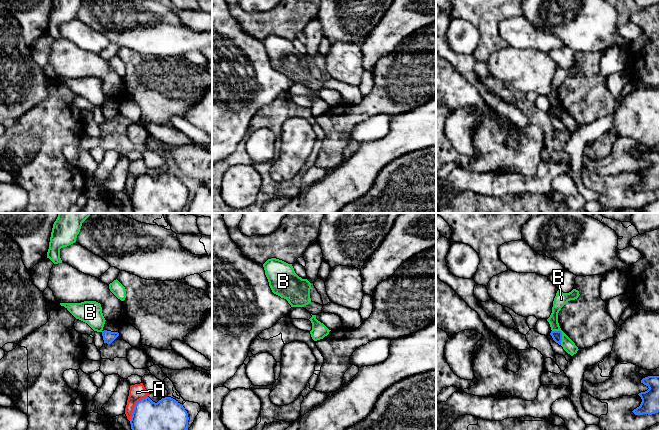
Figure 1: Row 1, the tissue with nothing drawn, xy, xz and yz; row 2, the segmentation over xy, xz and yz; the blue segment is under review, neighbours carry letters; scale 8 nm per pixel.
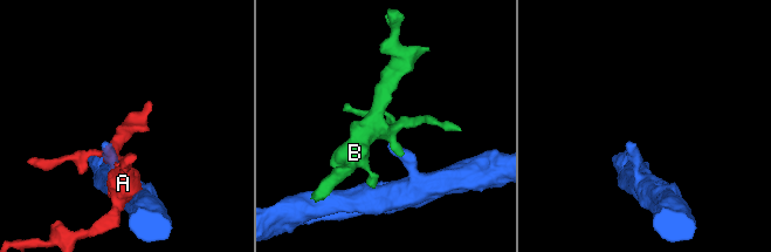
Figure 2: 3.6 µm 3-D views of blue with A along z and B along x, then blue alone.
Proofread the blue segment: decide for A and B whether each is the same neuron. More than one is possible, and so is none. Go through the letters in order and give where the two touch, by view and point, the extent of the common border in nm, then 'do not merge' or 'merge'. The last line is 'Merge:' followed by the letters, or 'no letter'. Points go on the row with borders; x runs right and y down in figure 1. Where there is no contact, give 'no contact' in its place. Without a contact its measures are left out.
A: meets blue in xy at (134, 406); contact 240 nm long; do not merge
B: meets blue in yz at (561, 334); contact 140 nm long; do not merge
Merge: no letter

